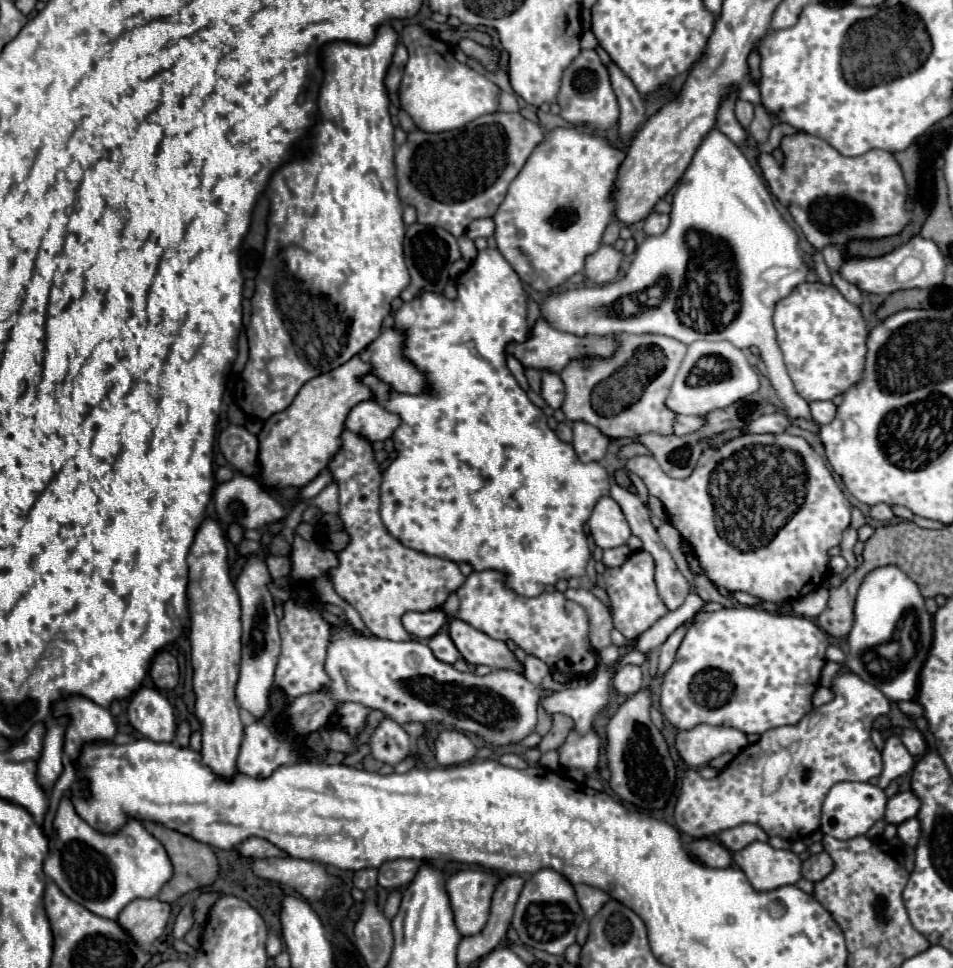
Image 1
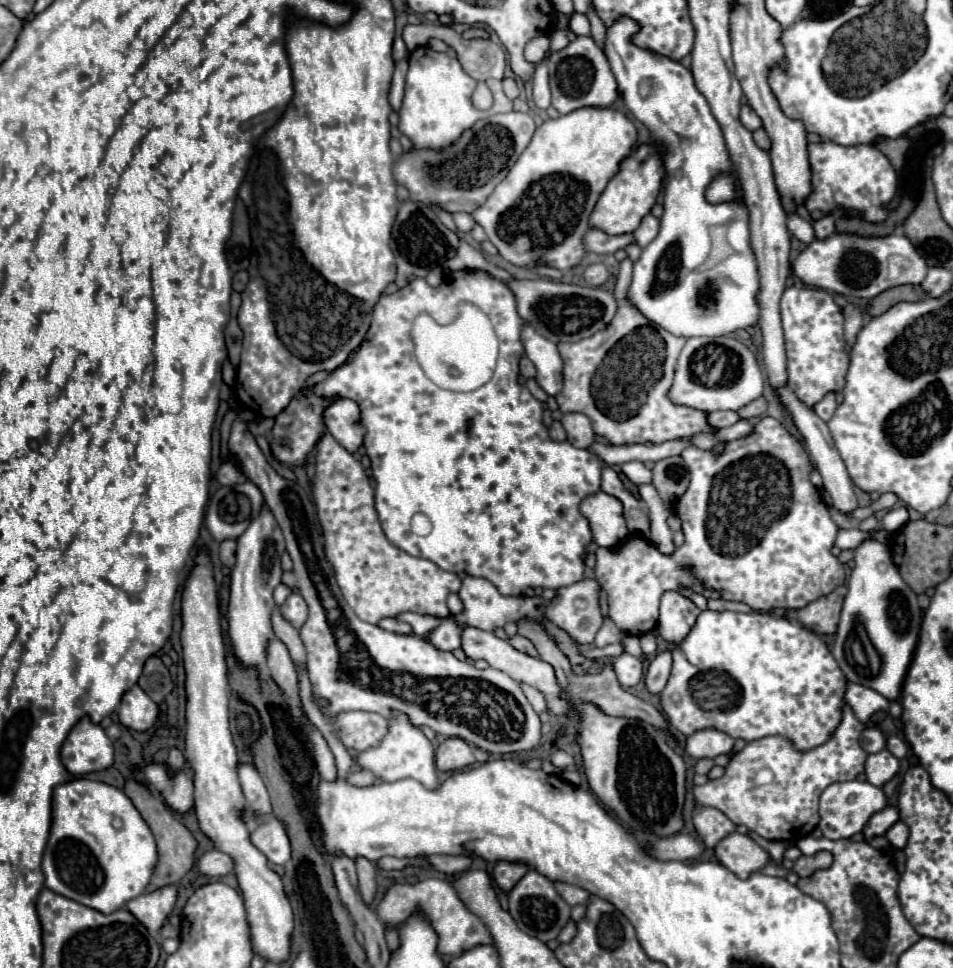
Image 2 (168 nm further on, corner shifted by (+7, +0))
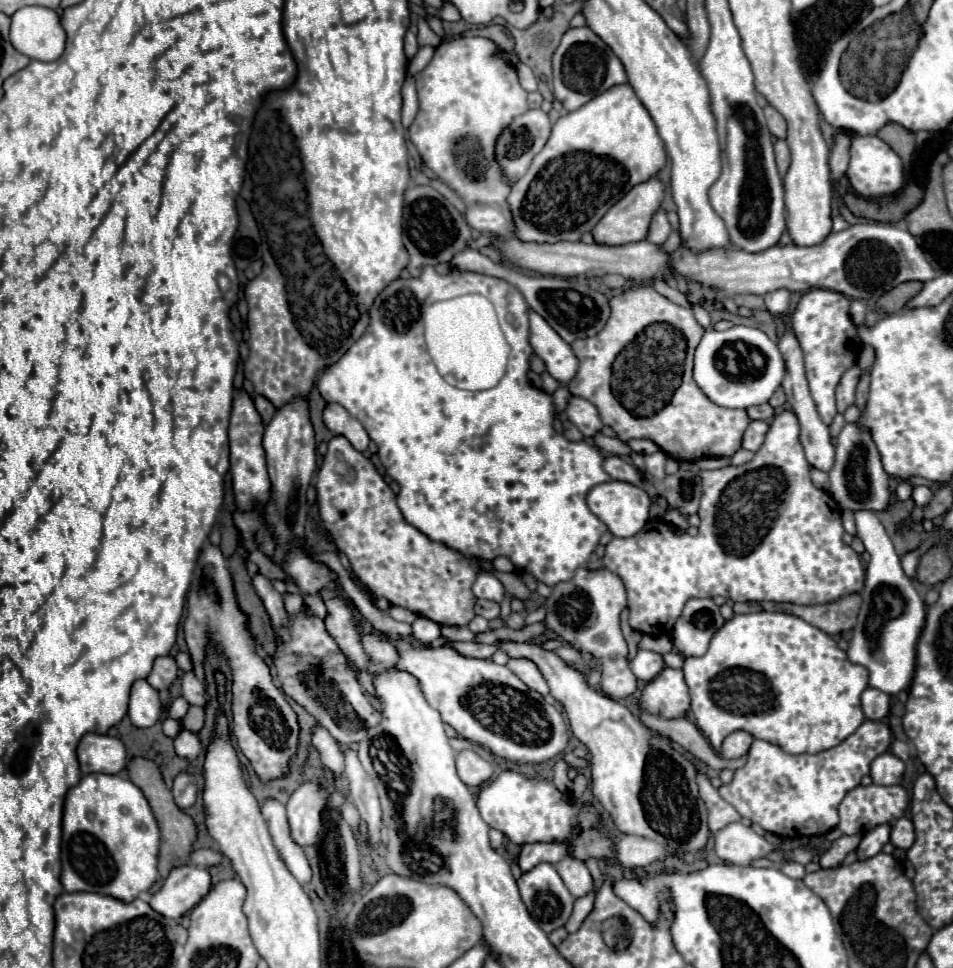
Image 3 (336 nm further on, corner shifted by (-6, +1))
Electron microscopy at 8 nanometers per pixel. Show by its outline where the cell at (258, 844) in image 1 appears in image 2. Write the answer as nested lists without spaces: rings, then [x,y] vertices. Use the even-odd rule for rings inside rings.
[[[269,817],[265,823],[257,825],[251,833],[251,841],[273,865],[285,865],[291,859],[289,837],[277,817]]]

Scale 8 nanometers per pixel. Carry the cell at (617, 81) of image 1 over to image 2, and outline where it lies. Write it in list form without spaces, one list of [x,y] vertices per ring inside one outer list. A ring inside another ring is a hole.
[[[589,3],[589,7],[587,7],[587,13],[585,13],[585,15],[589,17],[589,23],[591,23],[591,37],[595,39],[595,43],[597,43],[599,47],[603,47],[603,35],[605,35],[605,25],[603,25],[601,17],[597,15],[597,11],[593,9],[593,3]]]

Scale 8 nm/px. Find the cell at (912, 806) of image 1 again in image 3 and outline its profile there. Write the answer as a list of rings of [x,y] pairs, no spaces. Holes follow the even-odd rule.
[[[884,824],[884,826],[876,826],[868,834],[864,834],[864,838],[862,838],[862,842],[860,842],[858,850],[856,850],[858,858],[864,860],[864,858],[876,856],[882,850],[882,846],[890,840],[890,830],[892,830],[890,824]]]

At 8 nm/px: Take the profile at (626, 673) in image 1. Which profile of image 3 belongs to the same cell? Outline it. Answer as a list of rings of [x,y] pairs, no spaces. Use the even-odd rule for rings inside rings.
[[[638,650],[638,654],[634,656],[632,664],[630,664],[634,676],[648,684],[652,678],[656,678],[656,674],[660,674],[660,670],[664,668],[662,656],[656,652],[648,652],[648,650]]]

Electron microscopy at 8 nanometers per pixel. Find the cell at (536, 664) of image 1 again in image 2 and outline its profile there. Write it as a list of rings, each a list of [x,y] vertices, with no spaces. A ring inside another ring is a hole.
[[[513,635],[513,637],[509,637],[507,639],[517,651],[523,651],[523,653],[527,653],[527,655],[533,655],[533,657],[539,657],[539,653],[537,653],[537,649],[535,649],[535,645],[527,639],[527,637],[521,637],[521,635]]]

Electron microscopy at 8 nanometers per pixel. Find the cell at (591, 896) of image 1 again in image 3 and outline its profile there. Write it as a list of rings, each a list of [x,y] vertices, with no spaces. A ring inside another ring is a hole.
[[[566,856],[556,864],[556,870],[574,898],[582,898],[592,890],[592,876],[584,862]]]

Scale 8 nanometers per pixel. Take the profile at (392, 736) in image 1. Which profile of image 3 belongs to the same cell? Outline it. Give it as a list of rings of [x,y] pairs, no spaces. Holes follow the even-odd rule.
[[[304,612],[296,614],[294,618],[290,618],[290,642],[288,644],[278,644],[276,648],[276,656],[274,656],[274,664],[278,668],[278,680],[280,686],[284,690],[286,696],[294,698],[300,706],[304,706],[322,726],[328,728],[328,732],[340,742],[340,744],[358,744],[364,740],[364,734],[368,728],[376,726],[376,722],[380,722],[380,710],[376,710],[370,700],[362,694],[360,684],[354,678],[354,672],[346,666],[344,656],[340,654],[336,642],[332,640],[332,636],[326,632],[322,618],[314,618],[314,616],[304,616]]]

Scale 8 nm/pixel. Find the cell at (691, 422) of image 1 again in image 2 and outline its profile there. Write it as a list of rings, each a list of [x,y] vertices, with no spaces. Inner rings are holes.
[[[715,411],[715,413],[711,413],[709,415],[709,423],[713,425],[713,427],[729,427],[729,425],[735,425],[737,421],[741,421],[741,417],[739,417],[739,413],[735,413],[735,411]]]

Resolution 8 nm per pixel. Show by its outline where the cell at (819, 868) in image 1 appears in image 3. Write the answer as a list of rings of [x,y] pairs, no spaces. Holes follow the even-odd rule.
[[[856,834],[856,836],[842,836],[842,838],[834,840],[830,844],[830,848],[820,856],[820,866],[822,868],[836,868],[836,866],[840,866],[844,862],[846,854],[858,848],[860,840],[862,840],[860,834]]]

